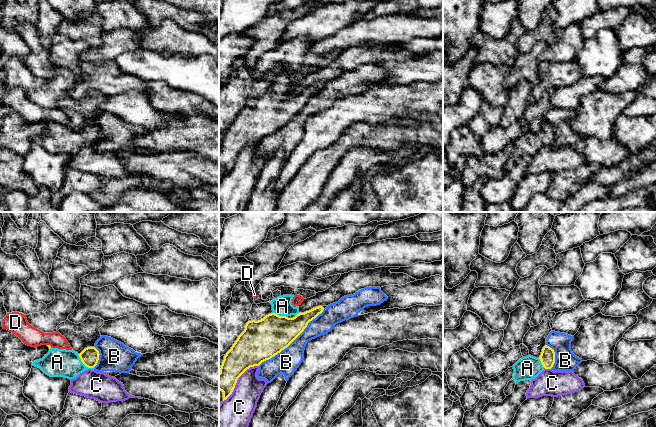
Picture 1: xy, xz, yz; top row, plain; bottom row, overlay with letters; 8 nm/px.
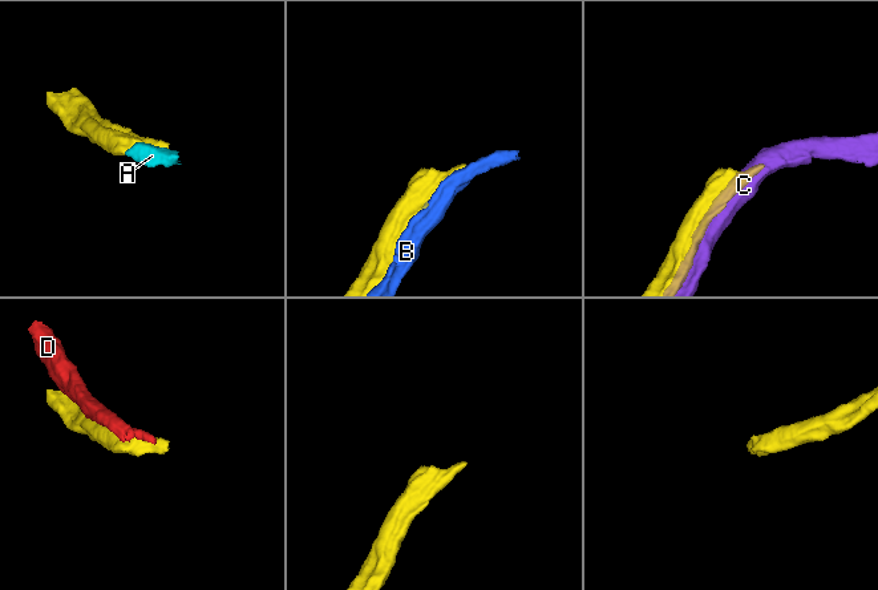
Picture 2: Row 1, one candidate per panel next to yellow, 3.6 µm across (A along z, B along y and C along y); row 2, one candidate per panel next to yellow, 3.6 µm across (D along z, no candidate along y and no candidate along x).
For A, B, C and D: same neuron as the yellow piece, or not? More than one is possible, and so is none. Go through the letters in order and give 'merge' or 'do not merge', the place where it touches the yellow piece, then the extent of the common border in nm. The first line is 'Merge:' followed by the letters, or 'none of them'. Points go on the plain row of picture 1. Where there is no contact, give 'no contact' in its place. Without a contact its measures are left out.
Merge: A
A: merge | xy (84, 140) | 180 nm
B: do not merge | xz (292, 117) | 700 nm
C: do not merge | xz (237, 155) | 400 nm
D: do not merge | xy (49, 121) | 50 nm

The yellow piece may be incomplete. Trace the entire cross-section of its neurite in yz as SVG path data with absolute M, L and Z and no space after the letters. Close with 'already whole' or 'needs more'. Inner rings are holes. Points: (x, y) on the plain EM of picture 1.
M545 121L539 134L528 131L522 133L514 141L513 154L508 158L504 165L506 172L510 171L515 161L520 157L532 156L536 154L544 145L551 145L555 139L555 128L552 124Z; needs more

